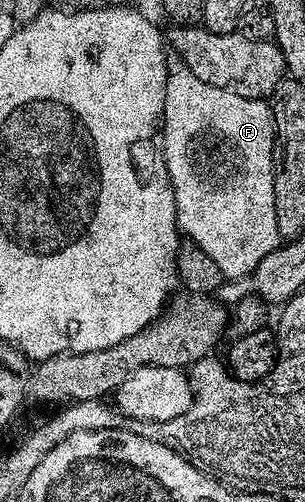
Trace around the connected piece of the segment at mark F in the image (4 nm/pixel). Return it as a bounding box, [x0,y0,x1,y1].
[161,67,281,278]

